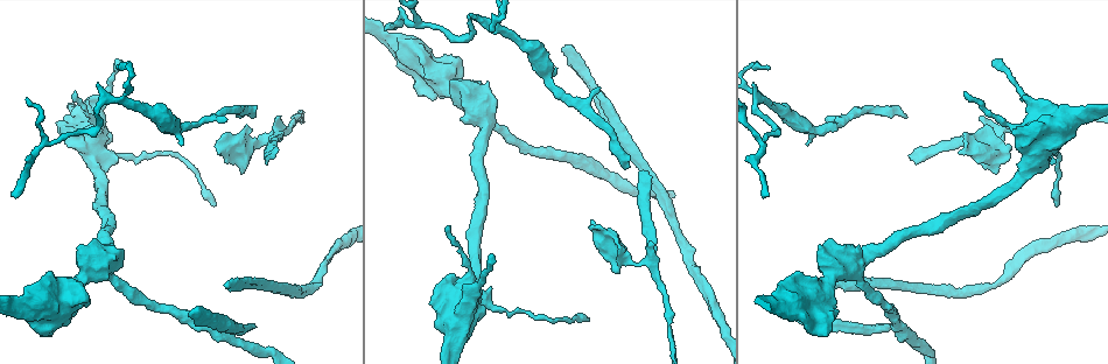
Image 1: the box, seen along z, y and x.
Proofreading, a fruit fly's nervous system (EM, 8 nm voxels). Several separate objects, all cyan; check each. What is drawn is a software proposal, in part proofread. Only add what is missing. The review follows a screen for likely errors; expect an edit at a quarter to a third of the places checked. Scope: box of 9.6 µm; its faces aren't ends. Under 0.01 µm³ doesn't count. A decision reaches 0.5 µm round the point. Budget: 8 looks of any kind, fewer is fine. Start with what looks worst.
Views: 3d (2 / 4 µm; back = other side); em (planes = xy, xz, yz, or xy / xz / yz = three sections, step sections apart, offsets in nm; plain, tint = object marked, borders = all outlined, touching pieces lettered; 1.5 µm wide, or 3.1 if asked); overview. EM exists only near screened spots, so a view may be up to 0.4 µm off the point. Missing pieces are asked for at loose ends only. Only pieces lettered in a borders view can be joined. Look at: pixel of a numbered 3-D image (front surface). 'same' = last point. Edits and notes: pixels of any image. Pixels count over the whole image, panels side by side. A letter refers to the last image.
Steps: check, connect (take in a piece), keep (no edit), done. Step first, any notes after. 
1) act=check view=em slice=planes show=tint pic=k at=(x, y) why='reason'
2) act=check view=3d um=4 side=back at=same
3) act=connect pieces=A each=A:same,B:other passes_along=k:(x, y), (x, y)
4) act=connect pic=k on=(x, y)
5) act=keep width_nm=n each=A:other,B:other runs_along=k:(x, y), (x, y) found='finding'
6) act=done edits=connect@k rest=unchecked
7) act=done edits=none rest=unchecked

act=check view=em slice=planes show=borders pic=1 at=(254, 324) why='free end'

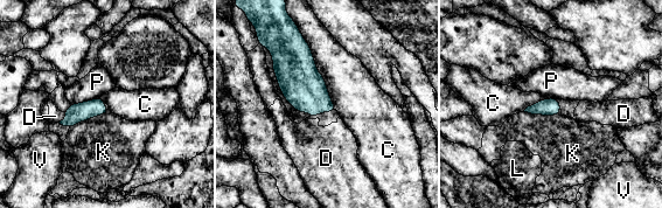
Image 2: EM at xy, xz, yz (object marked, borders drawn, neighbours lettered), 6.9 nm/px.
act=connect pic=2 on=(55, 116) each=C:other,D:same,K:other,L:other,P:other,V:other passes_along=2:(75, 113), (64, 119), (55, 116) found='the neuron continues'

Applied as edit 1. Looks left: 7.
act=check view=3d um=2 pic=1 at=(120, 61) why='an open end'

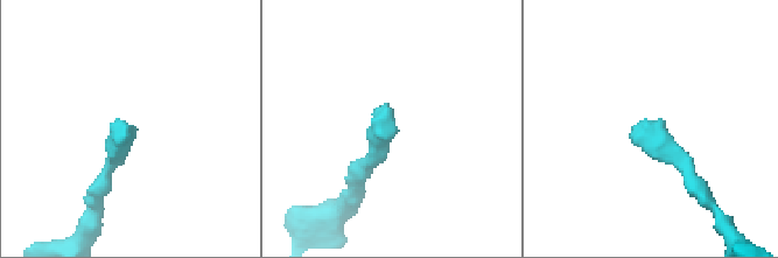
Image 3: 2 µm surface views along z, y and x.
act=check view=em slice=yz step=4 show=tint pic=3 at=(388, 109) why='shape alone is not enough'

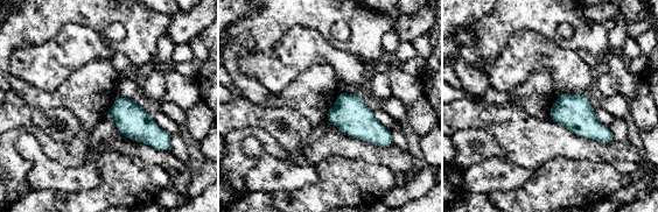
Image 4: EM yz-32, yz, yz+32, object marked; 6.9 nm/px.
act=check view=em slice=planes show=borders at=same why='cut it another way'

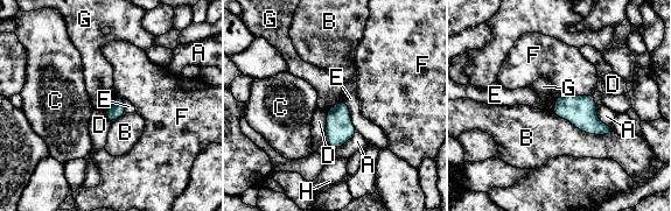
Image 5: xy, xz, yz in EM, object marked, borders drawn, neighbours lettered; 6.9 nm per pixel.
act=keep longest_contact=B:460nm each=A:other,B:other,C:other,D:other,E:other,F:other,G:other,H:other border=5:(342, 100), (357, 132) found='no lettered piece goes on from it'

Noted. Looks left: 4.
act=check view=em slice=planes show=borders pic=1 at=(982, 118)

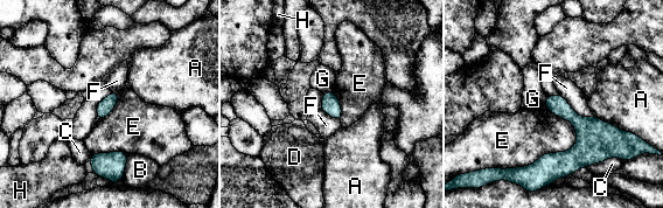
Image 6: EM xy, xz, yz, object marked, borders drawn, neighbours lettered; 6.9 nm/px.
act=keep each=A:other,B:other,C:other,D:other,E:other,F:other,G:other,H:other border=6:(573, 125), (567, 150), (508, 168) found='no lettered piece goes on from it'

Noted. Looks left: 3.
act=done edits=connect@2 rest=unchecked

